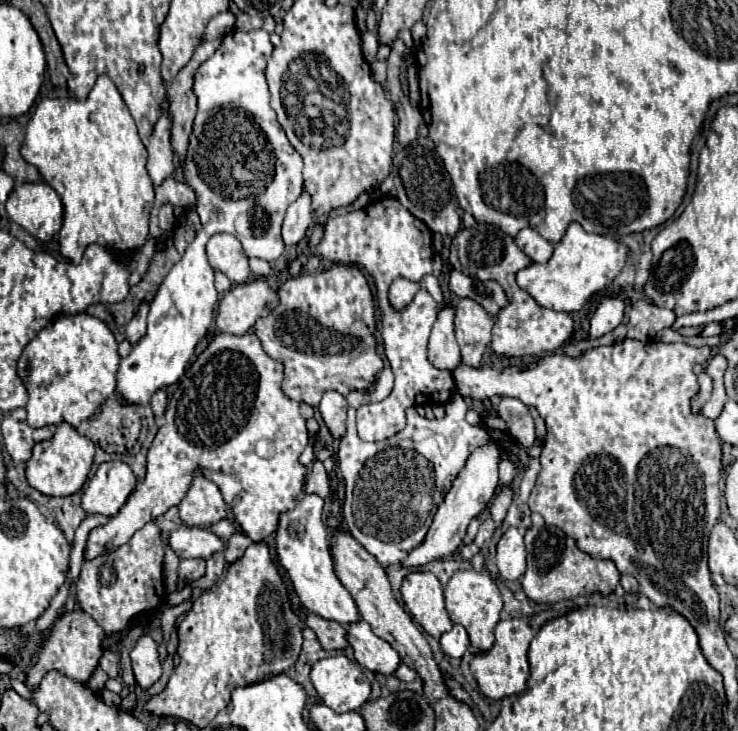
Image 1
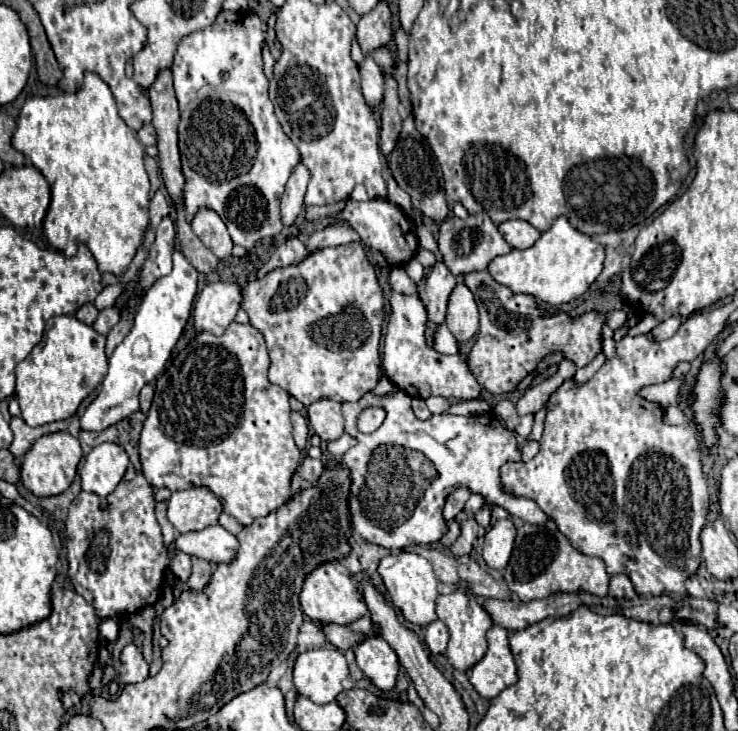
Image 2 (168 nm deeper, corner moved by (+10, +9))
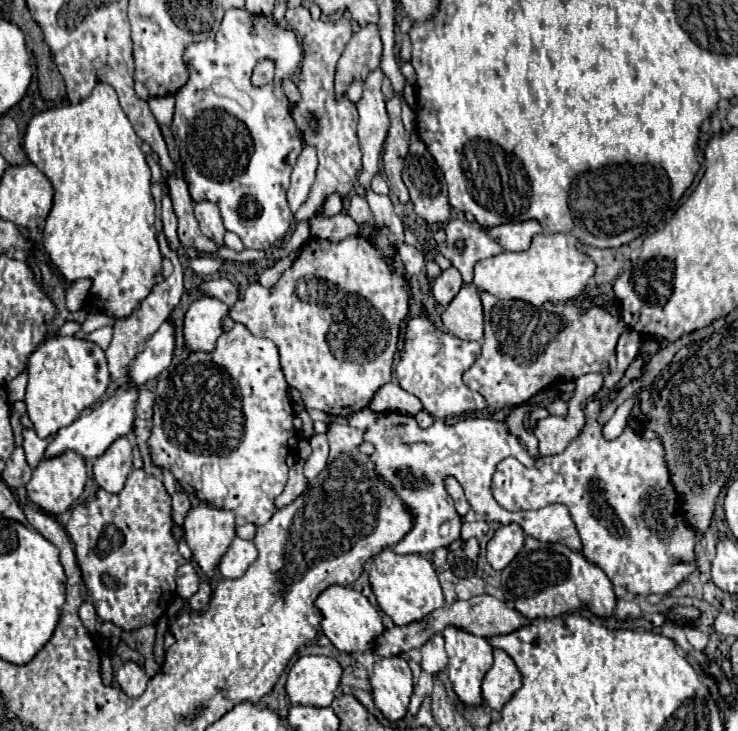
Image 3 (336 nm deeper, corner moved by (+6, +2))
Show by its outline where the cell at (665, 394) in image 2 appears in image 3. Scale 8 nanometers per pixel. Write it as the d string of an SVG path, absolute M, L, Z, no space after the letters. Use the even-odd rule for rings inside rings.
M634 395L634 397L630 397L630 399L626 399L626 401L616 409L614 417L604 425L604 437L606 437L606 439L614 439L614 437L618 437L618 435L624 431L626 419L628 419L632 407L634 407L638 401L640 401L638 395Z

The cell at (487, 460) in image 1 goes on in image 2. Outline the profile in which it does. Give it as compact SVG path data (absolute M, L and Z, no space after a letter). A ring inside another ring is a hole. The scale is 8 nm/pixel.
M460 488L460 490L456 490L452 496L448 496L446 506L444 506L444 518L446 518L446 520L454 520L454 518L462 512L468 496L470 496L470 492L468 492L466 488Z

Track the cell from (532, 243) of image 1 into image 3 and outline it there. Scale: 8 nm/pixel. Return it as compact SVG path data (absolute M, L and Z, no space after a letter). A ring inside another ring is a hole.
M522 221L522 223L506 223L488 229L490 237L496 239L504 251L526 251L532 243L532 237L542 233L538 221Z

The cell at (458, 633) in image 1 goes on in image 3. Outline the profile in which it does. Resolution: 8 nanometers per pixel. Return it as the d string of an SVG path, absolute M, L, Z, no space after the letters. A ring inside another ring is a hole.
M442 633L432 635L432 639L428 639L428 643L424 643L420 653L422 653L422 669L426 673L436 675L448 663L448 657L446 657L446 651L444 651L444 637L442 637Z

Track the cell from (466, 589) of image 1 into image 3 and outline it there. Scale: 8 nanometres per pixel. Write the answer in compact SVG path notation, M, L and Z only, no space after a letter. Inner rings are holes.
M446 627L442 631L446 639L446 653L448 653L448 677L452 681L454 691L466 705L480 705L482 703L482 691L480 683L486 675L486 671L492 667L492 645L486 637L472 635L468 631L462 631L458 627Z

